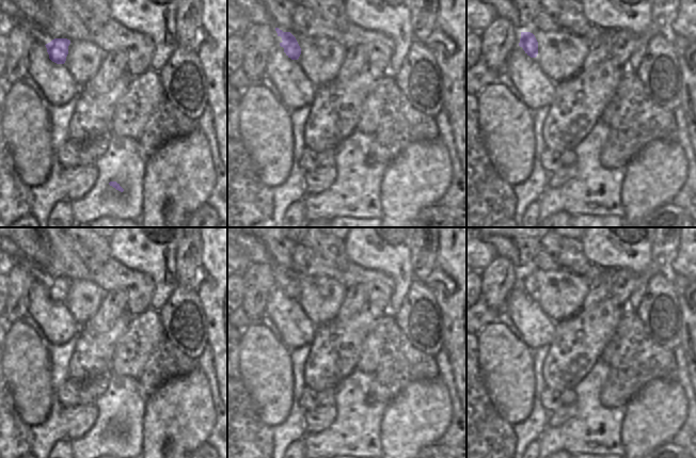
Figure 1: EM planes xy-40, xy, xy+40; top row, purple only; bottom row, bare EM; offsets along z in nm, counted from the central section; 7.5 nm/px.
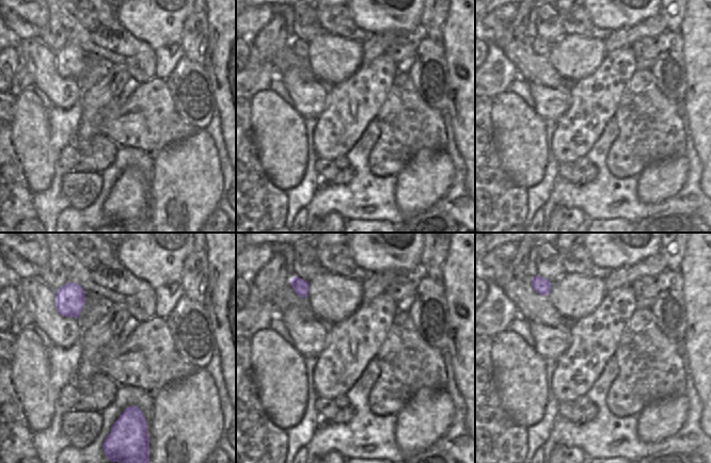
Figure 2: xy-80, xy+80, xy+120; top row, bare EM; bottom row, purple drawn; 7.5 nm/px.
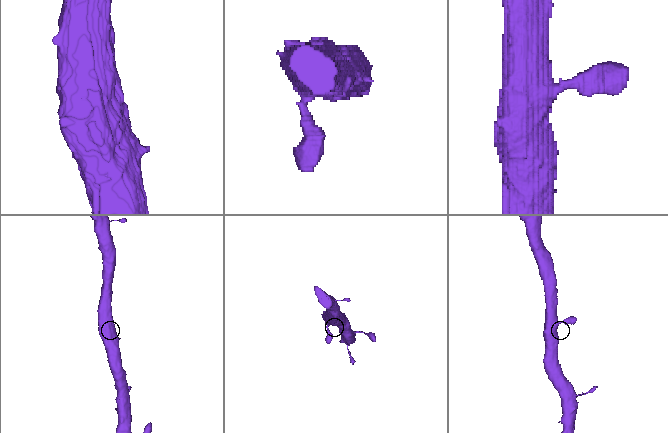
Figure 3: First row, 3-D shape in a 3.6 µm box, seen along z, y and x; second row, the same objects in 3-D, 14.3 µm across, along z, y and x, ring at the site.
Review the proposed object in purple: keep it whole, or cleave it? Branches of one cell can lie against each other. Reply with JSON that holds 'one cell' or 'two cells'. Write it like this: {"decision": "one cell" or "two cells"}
{"decision": "one cell"}

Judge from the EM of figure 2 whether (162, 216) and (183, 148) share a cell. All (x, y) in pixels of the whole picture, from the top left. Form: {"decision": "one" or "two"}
{"decision": "one"}

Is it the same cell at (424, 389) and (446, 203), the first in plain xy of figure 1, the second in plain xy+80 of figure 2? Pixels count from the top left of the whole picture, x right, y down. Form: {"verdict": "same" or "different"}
{"verdict": "different"}

